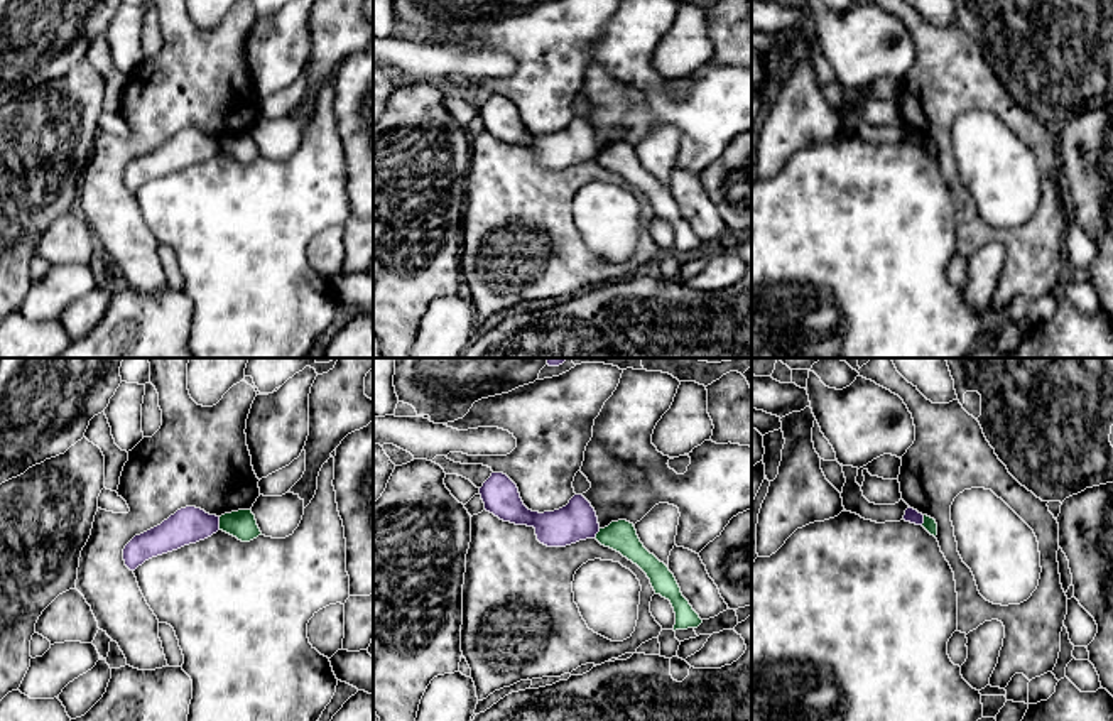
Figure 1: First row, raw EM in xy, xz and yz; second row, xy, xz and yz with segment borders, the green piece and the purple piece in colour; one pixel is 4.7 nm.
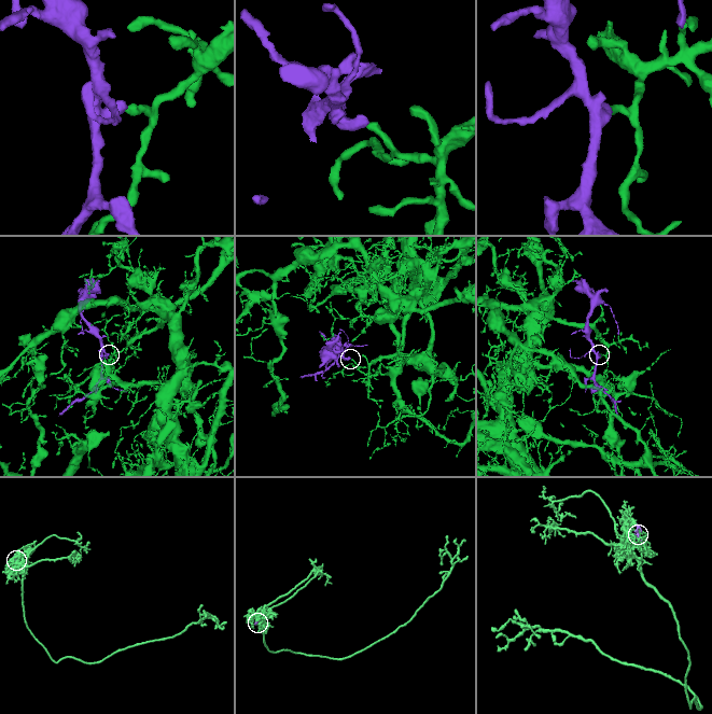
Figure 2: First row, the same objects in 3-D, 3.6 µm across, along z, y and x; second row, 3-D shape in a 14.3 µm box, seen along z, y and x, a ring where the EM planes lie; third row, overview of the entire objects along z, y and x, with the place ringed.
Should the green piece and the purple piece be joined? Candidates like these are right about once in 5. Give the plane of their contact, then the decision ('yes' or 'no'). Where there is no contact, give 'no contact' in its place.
contact in xy; no

